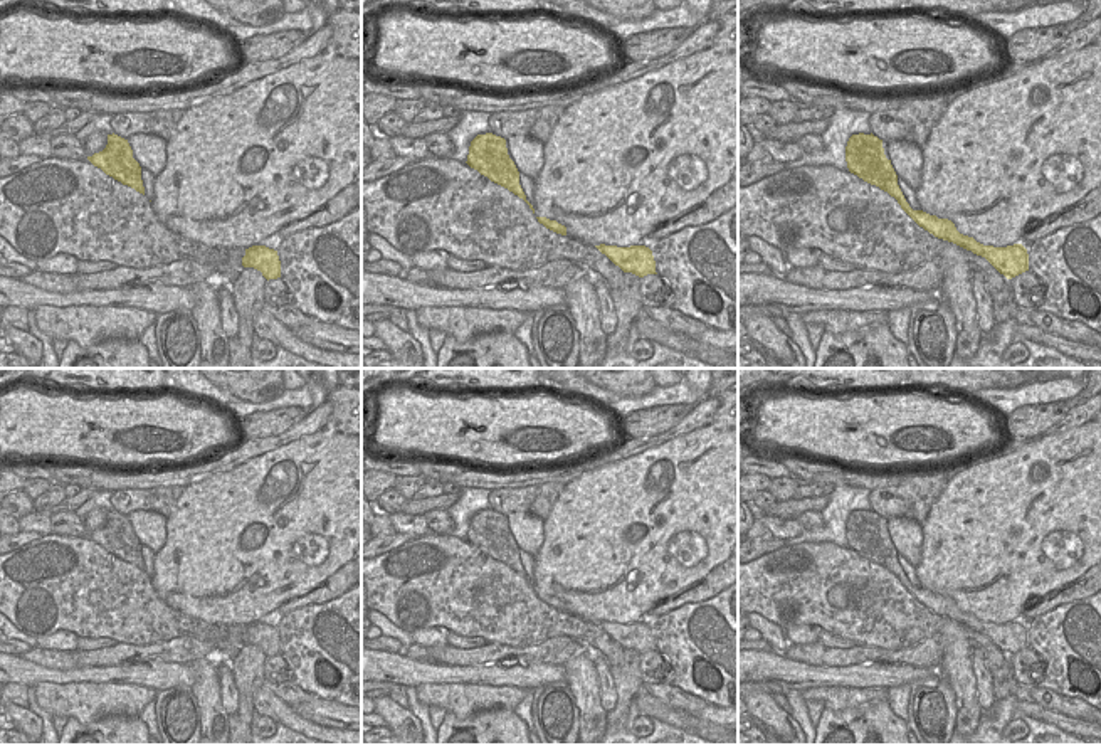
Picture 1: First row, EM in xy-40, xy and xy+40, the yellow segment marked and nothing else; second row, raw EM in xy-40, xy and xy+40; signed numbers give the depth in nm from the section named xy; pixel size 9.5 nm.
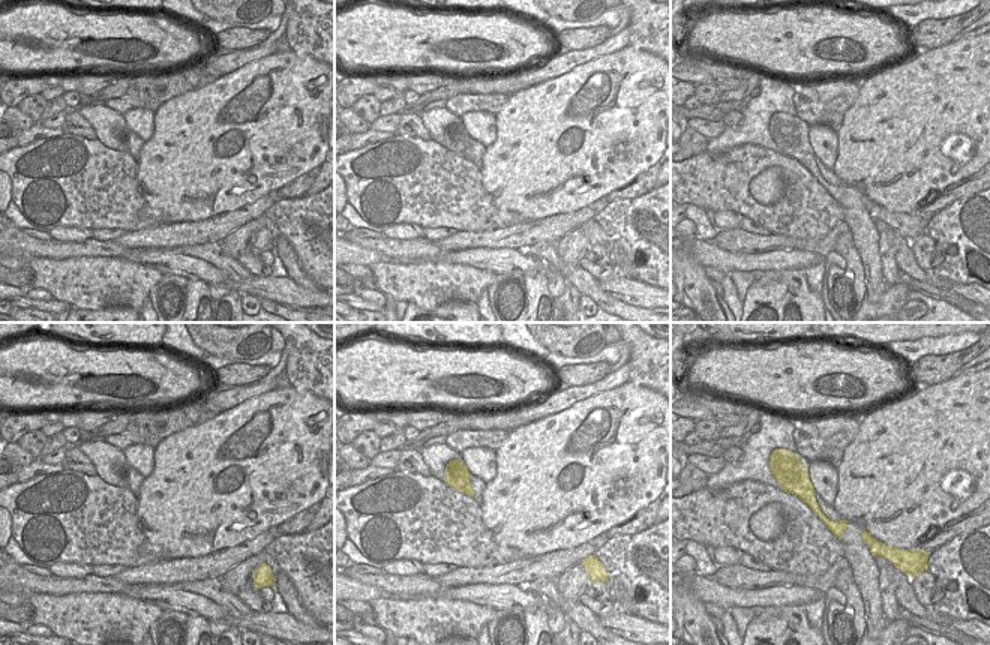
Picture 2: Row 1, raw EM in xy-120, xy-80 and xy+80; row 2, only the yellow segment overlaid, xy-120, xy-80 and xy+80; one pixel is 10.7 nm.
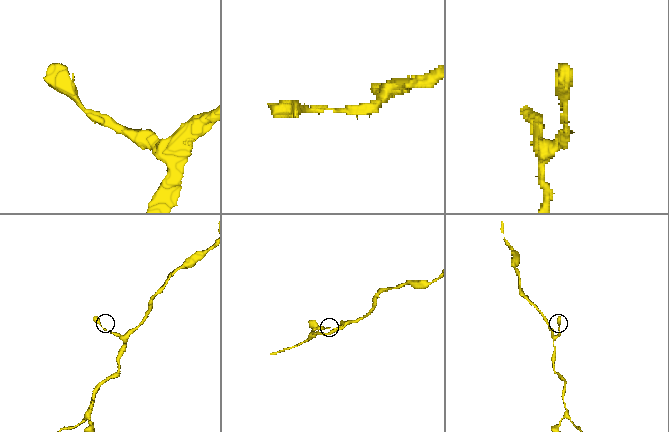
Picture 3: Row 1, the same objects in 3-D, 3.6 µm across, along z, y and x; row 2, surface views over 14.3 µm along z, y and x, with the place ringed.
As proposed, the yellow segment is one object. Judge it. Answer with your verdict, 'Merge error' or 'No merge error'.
No merge error

